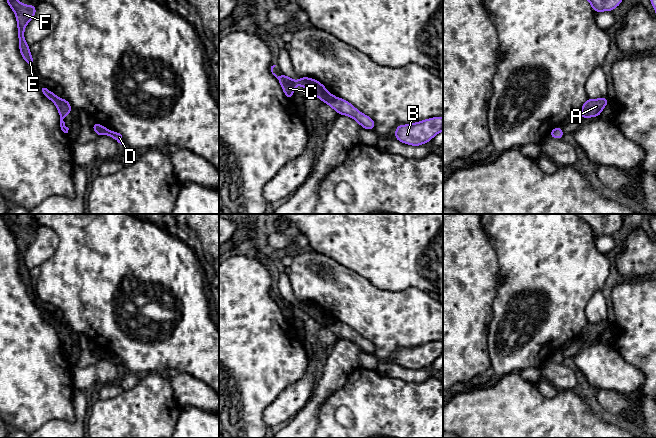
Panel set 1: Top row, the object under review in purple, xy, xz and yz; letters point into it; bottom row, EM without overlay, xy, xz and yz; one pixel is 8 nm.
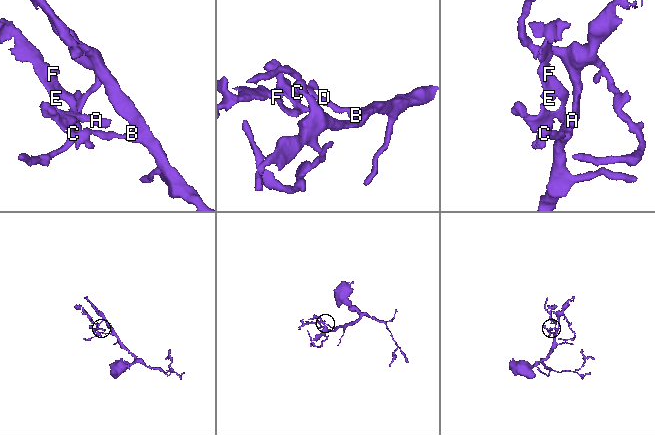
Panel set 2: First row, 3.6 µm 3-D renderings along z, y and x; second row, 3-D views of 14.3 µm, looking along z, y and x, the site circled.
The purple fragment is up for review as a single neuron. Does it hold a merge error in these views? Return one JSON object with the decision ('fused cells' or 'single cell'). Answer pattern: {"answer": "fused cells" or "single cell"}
{"answer": "fused cells"}

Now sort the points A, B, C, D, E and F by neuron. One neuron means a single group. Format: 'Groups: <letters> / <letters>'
Groups: A C E F / B D

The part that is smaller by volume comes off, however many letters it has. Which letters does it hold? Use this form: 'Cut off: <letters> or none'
Cut off: A, C, E, F

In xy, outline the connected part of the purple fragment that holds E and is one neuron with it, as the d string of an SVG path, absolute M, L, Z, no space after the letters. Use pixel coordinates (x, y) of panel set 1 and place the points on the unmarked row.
M0 214L0 215L5 218L8 229L16 239L16 244L18 249L17 258L19 263L19 274L21 280L23 281L25 286L32 291L34 289L34 283L32 282L32 279L29 274L30 270L25 265L24 255L26 249L35 240L37 230L22 228L20 225L15 223L14 217L11 216L10 214Z

